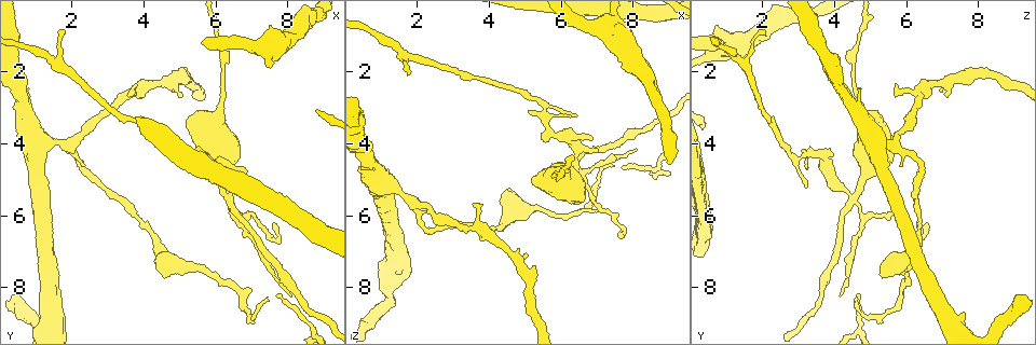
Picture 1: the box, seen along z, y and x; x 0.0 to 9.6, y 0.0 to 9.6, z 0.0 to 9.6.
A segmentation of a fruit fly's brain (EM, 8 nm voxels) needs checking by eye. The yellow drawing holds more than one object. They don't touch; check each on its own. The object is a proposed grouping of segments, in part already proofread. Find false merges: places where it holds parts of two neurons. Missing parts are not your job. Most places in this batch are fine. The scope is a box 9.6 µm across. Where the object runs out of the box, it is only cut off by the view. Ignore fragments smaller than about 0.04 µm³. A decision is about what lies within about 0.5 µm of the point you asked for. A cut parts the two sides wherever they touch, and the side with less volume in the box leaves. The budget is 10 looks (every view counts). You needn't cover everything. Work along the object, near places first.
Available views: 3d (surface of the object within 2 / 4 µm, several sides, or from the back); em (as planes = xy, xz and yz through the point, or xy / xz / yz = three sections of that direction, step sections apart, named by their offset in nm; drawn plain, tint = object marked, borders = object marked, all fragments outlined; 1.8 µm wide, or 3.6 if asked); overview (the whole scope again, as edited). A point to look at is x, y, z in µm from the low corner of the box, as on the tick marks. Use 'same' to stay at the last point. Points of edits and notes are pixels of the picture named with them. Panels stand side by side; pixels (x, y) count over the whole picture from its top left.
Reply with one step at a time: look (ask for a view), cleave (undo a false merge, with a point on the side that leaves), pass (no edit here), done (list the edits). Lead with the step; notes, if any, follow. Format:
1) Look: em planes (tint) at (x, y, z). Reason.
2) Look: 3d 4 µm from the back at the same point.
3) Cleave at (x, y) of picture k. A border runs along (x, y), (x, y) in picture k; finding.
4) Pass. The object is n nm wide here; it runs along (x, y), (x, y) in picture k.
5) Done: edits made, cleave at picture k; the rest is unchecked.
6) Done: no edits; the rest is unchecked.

Look: em planes (tint) at (5.55, 4.50, 2.90). Sharp bend.

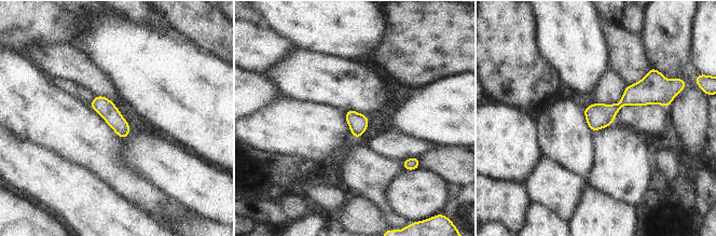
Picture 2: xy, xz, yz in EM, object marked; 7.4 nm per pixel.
Pass. It runs along (657, 98), (587, 112) in picture 2; continuous, no second neuron.

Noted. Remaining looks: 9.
Look: 3d 4 µm at (6.05, 3.00, 4.80). Thick turns thin.

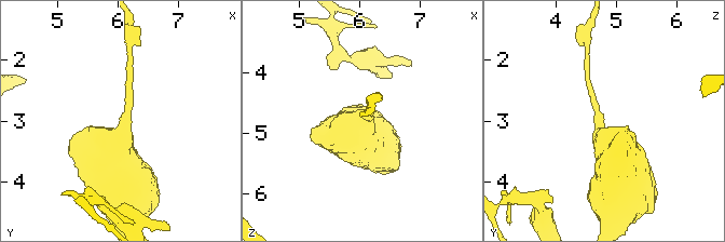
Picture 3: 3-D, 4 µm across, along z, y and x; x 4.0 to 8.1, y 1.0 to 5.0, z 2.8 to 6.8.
Look: em planes (tint) at (6.15, 3.00, 4.75).

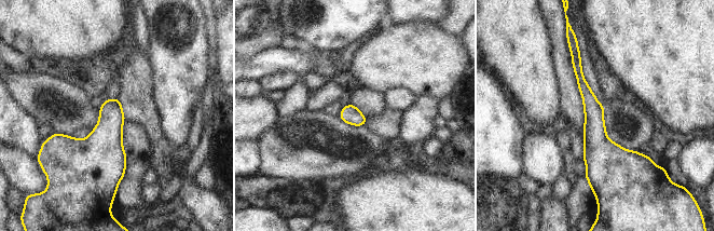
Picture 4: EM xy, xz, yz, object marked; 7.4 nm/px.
Pass. It runs along (577, 57), (593, 109), (602, 184) in picture 4; all the same neuron.

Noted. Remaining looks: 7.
Look: 3d 2 µm at (4.70, 7.30, 5.80). Arms part here.

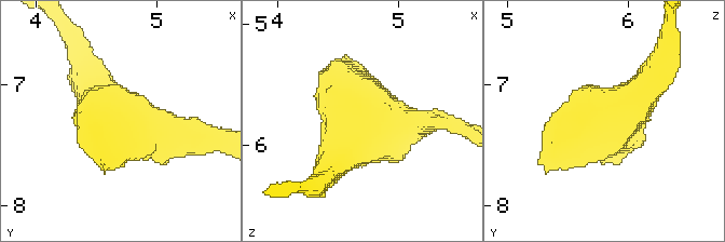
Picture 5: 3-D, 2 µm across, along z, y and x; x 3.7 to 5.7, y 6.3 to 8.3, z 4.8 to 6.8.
Look: em planes (tint) at (4.74, 7.32, 5.82). Now the EM.

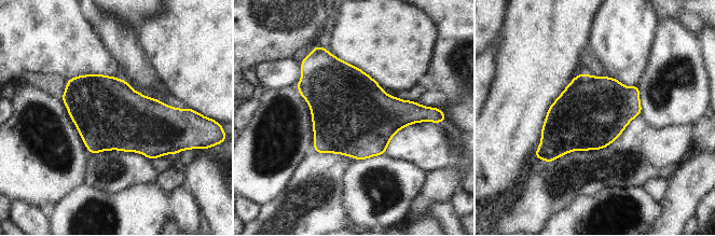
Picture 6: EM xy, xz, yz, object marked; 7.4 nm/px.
Pass. One neuron here.

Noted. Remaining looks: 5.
Look: em planes (tint) at (1.90, 4.05, 5.65). Thin arm on a thick one.

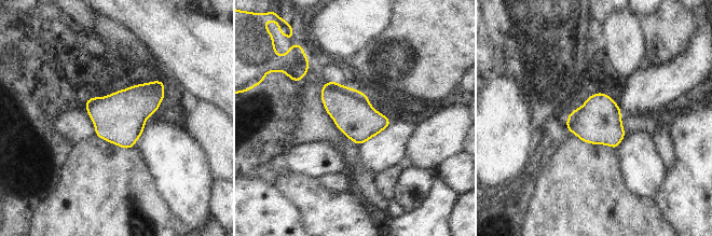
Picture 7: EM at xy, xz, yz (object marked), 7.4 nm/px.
Pass. The object is 300 nm wide here; one neuron here.

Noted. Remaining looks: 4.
Done: no edits; the rest is unchecked.

